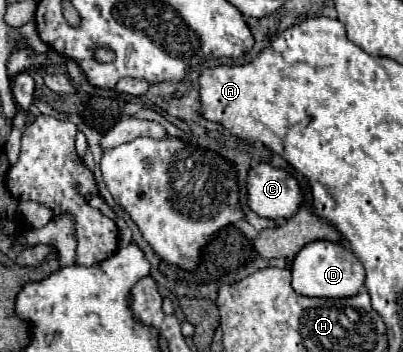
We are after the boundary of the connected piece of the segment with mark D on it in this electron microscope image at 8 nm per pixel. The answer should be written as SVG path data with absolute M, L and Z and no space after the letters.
M313 241L305 245L293 261L293 289L305 297L353 297L361 291L365 283L365 269L351 249L341 243L331 241Z

